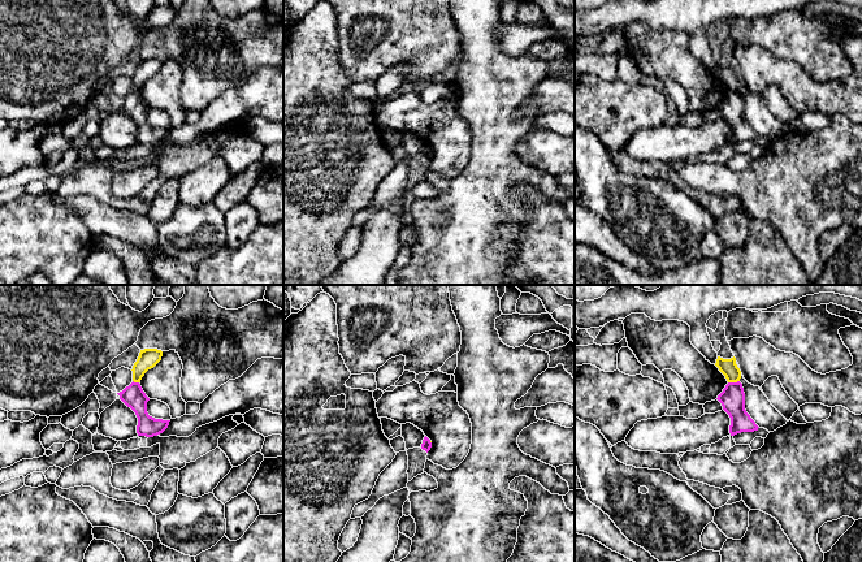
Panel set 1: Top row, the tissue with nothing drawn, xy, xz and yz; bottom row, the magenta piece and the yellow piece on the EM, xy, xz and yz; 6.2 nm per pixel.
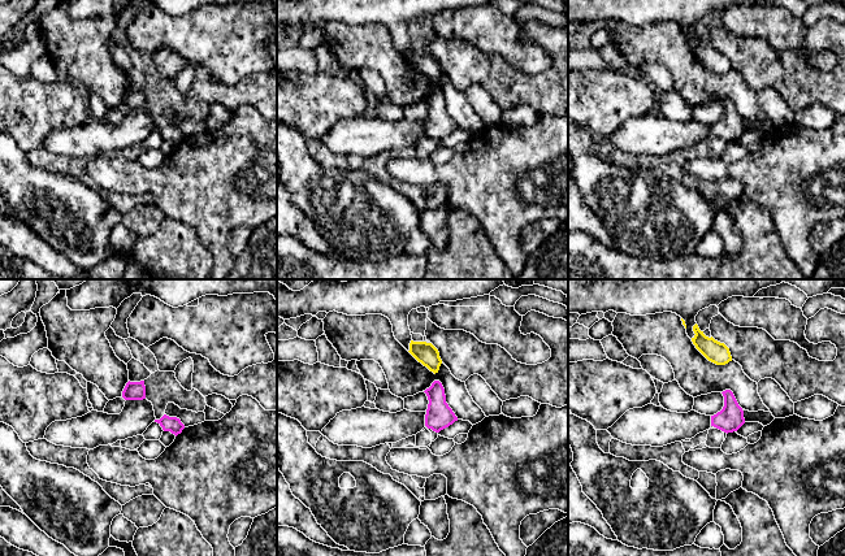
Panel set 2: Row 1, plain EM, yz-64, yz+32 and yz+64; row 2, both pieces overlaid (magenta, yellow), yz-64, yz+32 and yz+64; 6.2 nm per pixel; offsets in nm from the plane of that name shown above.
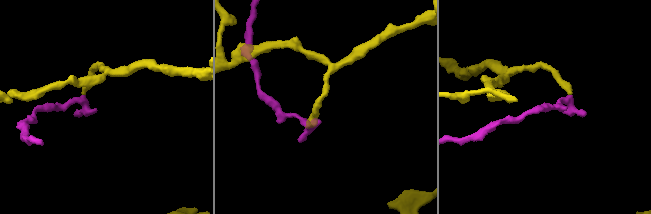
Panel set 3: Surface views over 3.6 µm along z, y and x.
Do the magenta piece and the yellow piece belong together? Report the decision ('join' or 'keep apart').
keep apart

